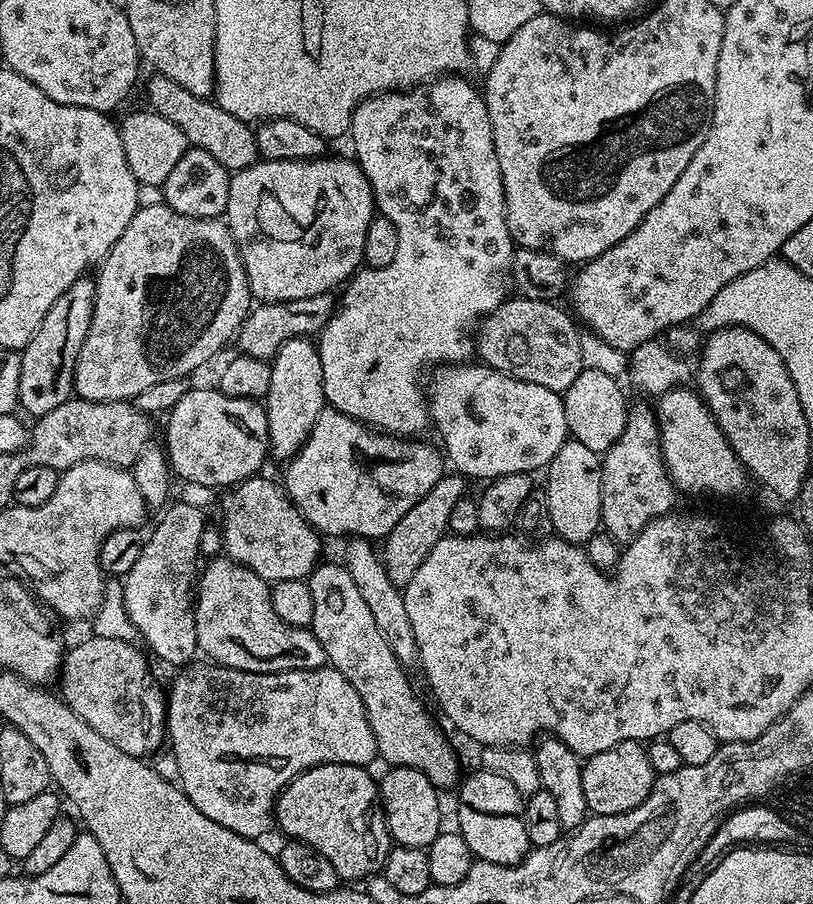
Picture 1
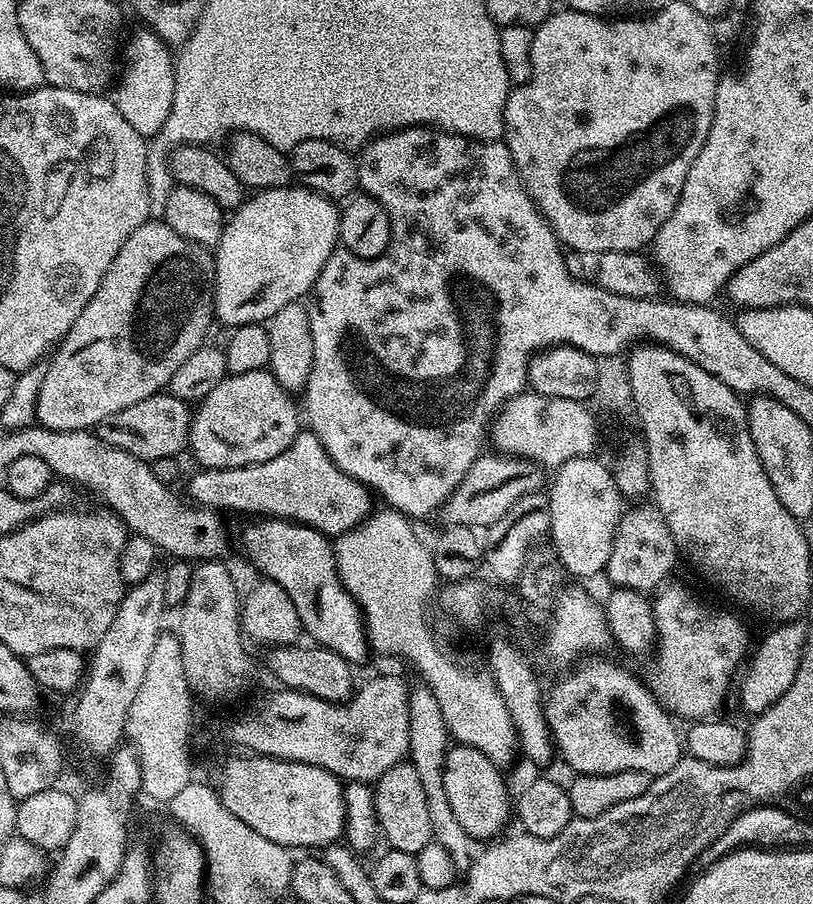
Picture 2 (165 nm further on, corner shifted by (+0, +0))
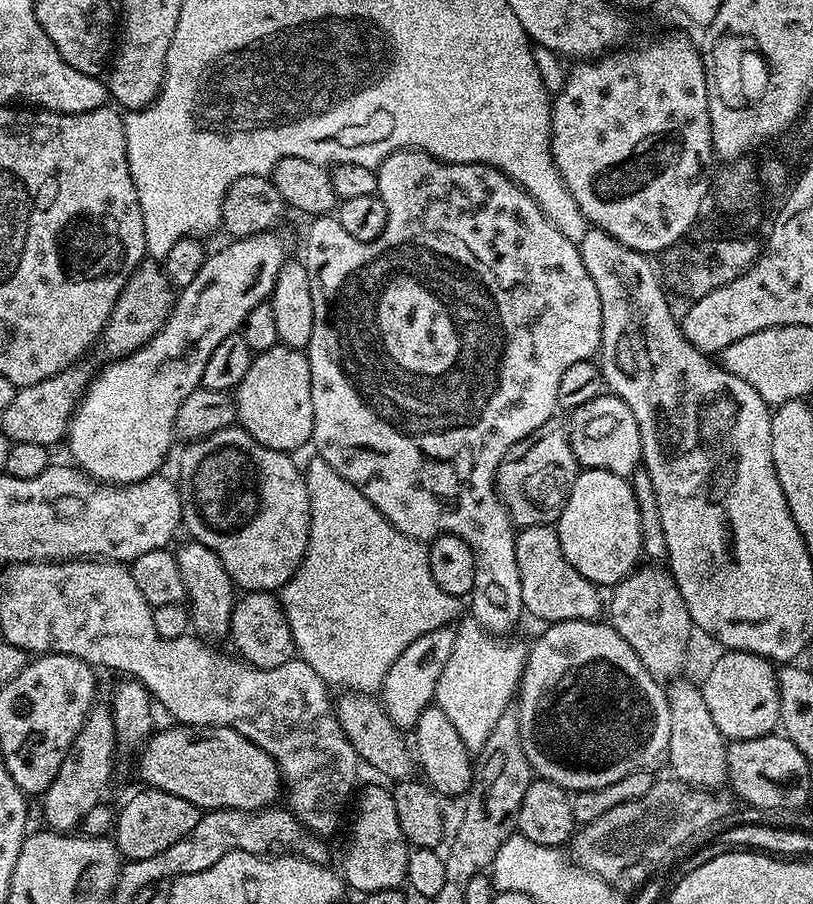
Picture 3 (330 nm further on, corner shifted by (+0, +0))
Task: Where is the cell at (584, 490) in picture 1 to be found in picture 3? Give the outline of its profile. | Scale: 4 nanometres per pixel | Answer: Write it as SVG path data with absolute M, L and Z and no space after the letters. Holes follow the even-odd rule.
M583 469L554 527L566 562L591 584L615 586L641 563L642 526L638 526L638 504L634 502L631 483L623 476L606 470Z

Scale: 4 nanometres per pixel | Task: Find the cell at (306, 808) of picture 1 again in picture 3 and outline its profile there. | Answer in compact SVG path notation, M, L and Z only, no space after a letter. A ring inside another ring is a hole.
M173 726L153 731L138 753L140 759L140 776L147 787L166 790L166 794L178 794L178 798L186 798L195 808L211 810L213 808L233 808L234 810L250 810L256 812L277 803L282 796L280 769L276 767L274 758L266 754L254 742L247 740L238 730L233 728L206 728L203 726Z

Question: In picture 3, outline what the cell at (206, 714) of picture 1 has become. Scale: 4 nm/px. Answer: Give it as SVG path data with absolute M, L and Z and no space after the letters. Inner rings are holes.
M445 626L438 630L430 630L422 634L402 654L398 654L398 662L390 666L390 670L384 679L382 689L382 703L384 712L392 719L397 728L401 730L415 729L418 718L436 699L436 687L438 678L442 678L442 670L446 662L450 662L450 654L454 650L457 629Z

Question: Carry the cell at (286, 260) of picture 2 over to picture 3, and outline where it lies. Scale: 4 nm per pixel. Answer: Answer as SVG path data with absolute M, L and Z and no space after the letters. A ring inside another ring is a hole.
M275 231L263 232L257 236L242 236L233 239L232 244L225 246L221 252L207 257L194 277L190 286L179 289L172 305L170 318L138 350L129 356L121 356L108 362L100 373L91 377L84 397L76 405L76 412L68 424L66 445L73 456L75 467L81 472L99 480L102 484L133 484L157 475L172 448L178 406L190 398L196 388L201 387L202 370L206 370L206 362L210 362L210 354L222 346L230 334L240 332L244 326L246 314L254 310L254 306L265 303L271 297L274 286L278 282L278 274L289 259L284 249L284 240L276 236Z

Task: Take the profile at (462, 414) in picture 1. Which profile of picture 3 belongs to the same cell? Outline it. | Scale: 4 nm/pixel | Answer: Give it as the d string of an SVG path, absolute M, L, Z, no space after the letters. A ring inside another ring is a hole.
M611 394L595 396L590 402L571 409L570 416L572 421L569 419L566 424L568 441L581 469L606 470L628 478L641 467L644 459L642 434L638 434L638 421L622 398Z

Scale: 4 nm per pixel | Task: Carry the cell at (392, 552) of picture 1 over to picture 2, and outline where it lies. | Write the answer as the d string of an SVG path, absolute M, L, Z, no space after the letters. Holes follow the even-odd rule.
M482 454L470 466L466 478L462 478L460 485L450 494L450 498L440 509L439 519L444 519L445 525L465 524L467 528L477 530L491 529L498 523L522 498L531 492L541 491L546 484L545 469L541 465L521 456L505 456L503 454Z

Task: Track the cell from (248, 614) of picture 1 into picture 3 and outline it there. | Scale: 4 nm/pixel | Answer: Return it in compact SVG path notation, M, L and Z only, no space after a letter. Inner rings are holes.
M341 691L334 700L336 717L357 757L376 772L389 776L392 782L407 780L414 772L414 752L404 741L405 733L397 728L384 712L384 705L375 695L366 692Z

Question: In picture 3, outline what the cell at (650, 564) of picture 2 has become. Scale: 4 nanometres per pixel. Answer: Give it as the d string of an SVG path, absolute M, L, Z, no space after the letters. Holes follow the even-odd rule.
M664 566L644 567L637 567L635 572L611 589L612 601L609 604L607 601L606 616L608 612L607 619L613 630L630 642L630 650L638 654L648 673L661 682L671 682L683 673L680 671L688 656L694 625L671 571Z

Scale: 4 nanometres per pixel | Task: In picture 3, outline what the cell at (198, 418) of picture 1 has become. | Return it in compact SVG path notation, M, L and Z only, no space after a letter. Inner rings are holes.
M277 342L270 350L257 352L252 357L250 370L246 370L246 378L234 389L236 402L236 419L239 427L245 428L262 446L270 446L270 450L278 450L289 454L295 448L306 445L312 438L314 426L314 402L310 398L310 362L307 351L298 348L287 348Z

